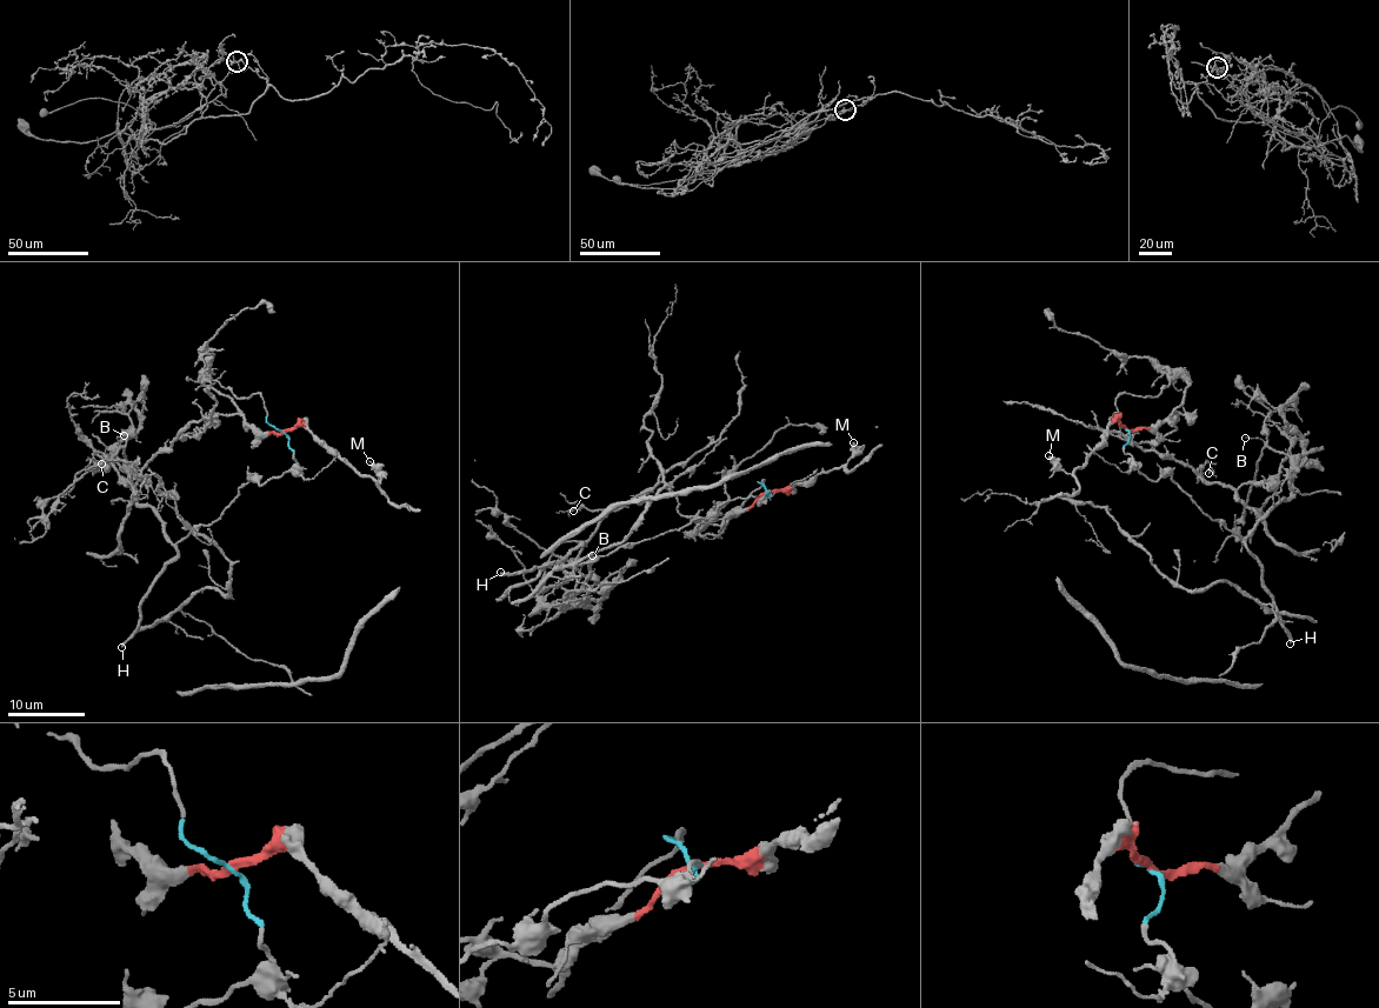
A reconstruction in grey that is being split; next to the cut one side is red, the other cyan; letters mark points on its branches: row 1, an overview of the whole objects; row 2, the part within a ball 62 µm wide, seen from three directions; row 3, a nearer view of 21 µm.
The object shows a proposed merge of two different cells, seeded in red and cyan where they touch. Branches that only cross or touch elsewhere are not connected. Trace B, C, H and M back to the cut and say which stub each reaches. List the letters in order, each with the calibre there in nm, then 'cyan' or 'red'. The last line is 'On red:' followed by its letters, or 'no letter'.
B: 110 nm | cyan
C: 110 nm | red
H: 320 nm | cyan
M: 280 nm | red
On red: C, M

